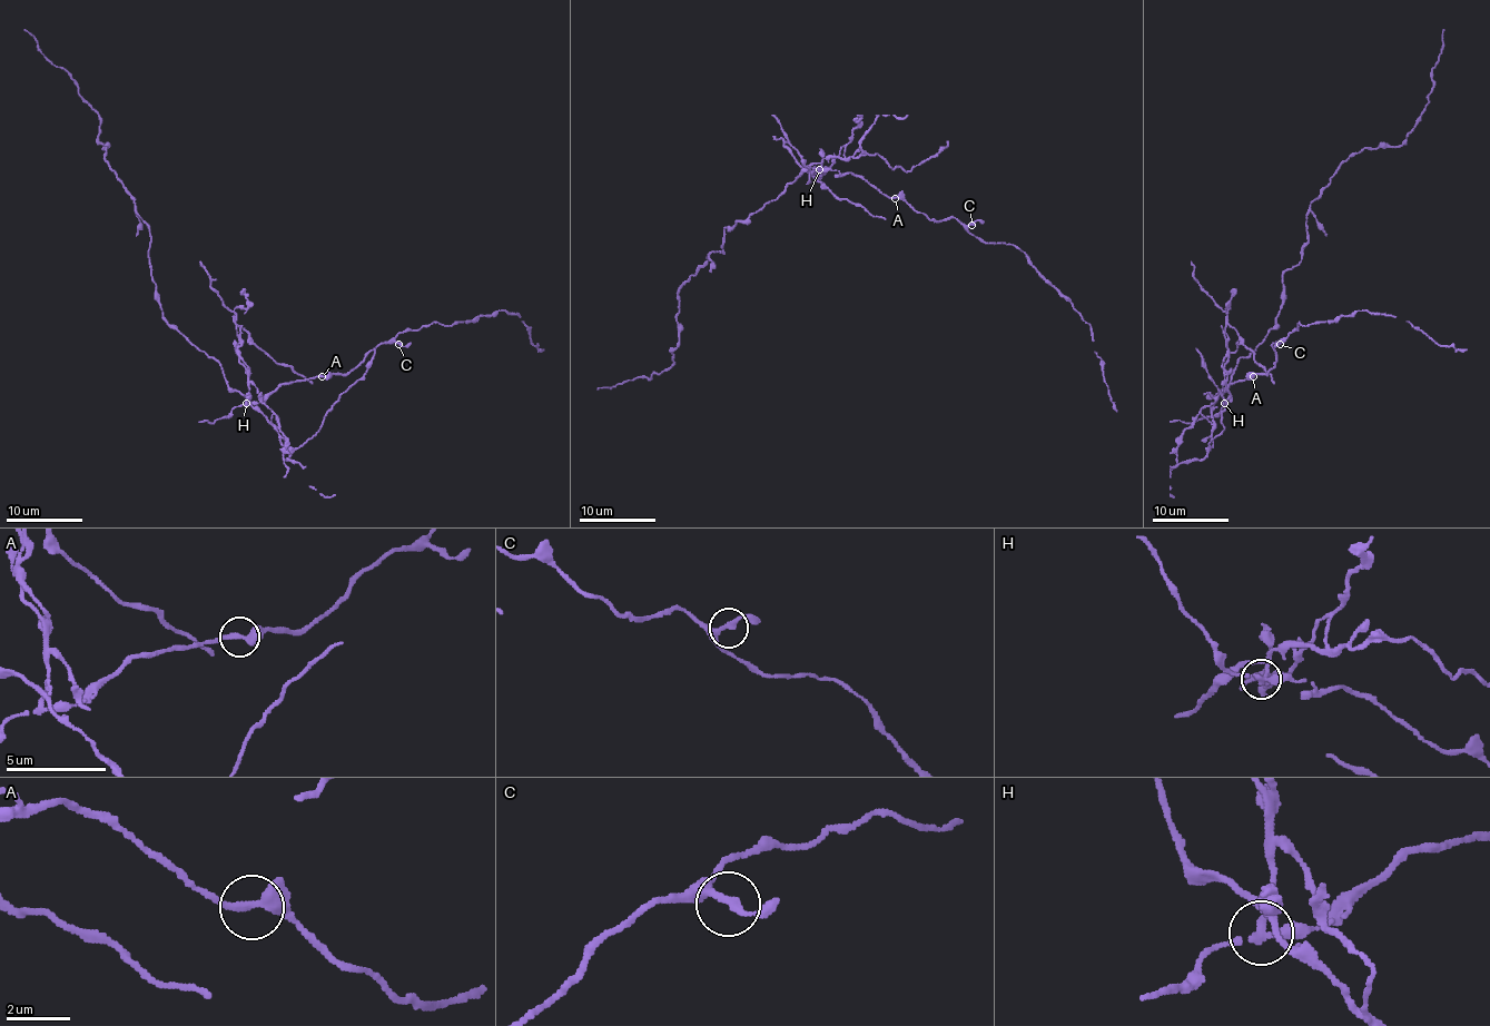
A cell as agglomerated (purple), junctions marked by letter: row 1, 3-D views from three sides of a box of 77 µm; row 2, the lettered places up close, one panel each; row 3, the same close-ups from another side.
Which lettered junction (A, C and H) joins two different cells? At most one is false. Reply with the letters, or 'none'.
H

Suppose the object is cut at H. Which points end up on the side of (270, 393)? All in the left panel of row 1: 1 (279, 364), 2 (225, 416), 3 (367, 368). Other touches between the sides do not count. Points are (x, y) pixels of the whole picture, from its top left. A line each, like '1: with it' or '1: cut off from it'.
1: cut off from it
2: with it
3: cut off from it

